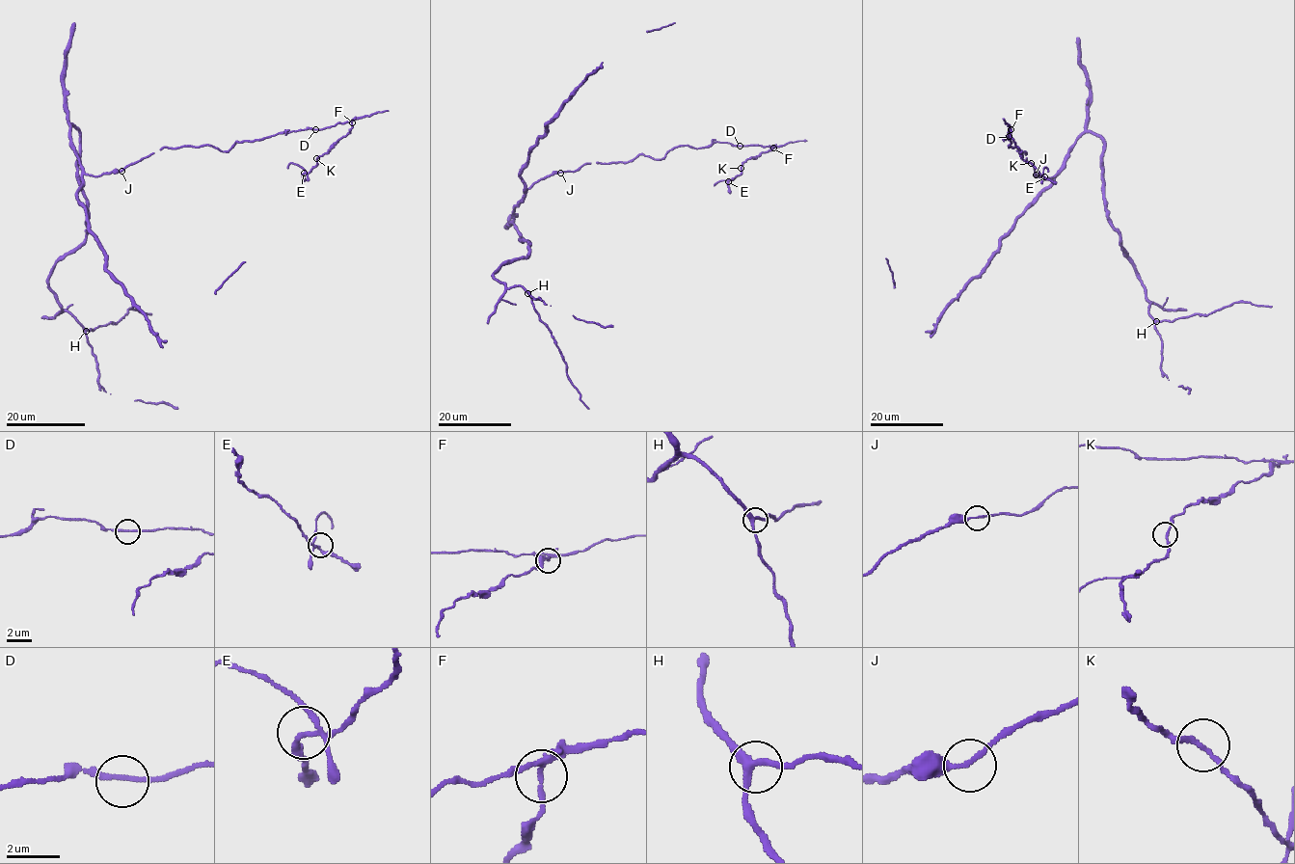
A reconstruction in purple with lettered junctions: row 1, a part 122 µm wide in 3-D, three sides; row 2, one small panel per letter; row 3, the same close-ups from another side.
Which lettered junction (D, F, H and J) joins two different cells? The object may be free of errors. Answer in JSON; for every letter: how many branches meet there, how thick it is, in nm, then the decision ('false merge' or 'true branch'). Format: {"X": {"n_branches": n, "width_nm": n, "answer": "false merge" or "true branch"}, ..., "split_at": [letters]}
{"D": {"n_branches": 2, "width_nm": 180, "answer": "true branch"}, "F": {"n_branches": 3, "width_nm": 180, "answer": "false merge"}, "H": {"n_branches": 3, "width_nm": 280, "answer": "true branch"}, "J": {"n_branches": 2, "width_nm": 190, "answer": "true branch"}, "split_at": ["F"]}

